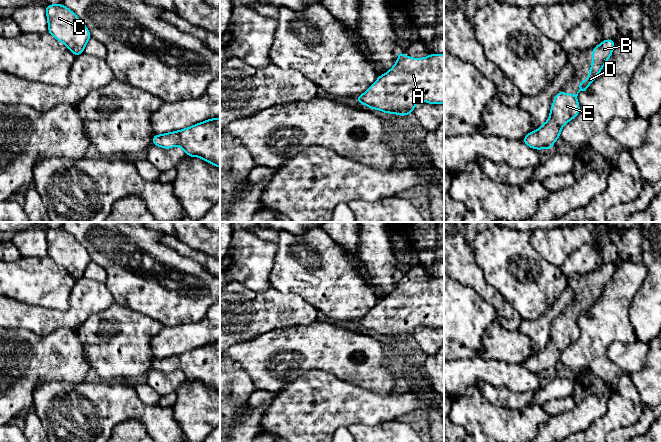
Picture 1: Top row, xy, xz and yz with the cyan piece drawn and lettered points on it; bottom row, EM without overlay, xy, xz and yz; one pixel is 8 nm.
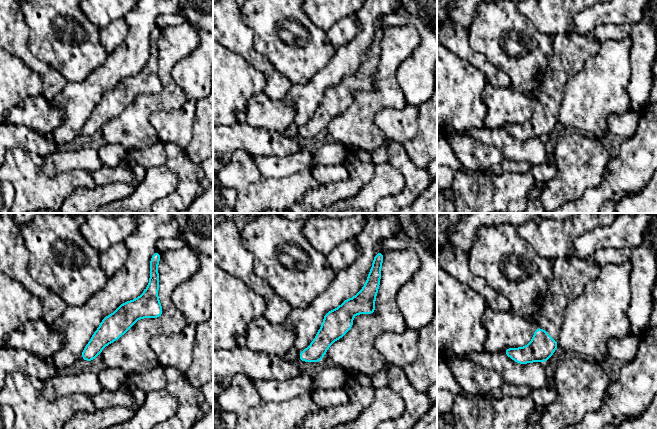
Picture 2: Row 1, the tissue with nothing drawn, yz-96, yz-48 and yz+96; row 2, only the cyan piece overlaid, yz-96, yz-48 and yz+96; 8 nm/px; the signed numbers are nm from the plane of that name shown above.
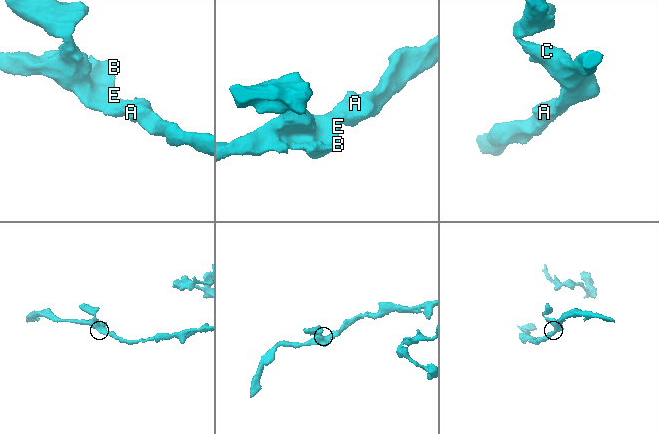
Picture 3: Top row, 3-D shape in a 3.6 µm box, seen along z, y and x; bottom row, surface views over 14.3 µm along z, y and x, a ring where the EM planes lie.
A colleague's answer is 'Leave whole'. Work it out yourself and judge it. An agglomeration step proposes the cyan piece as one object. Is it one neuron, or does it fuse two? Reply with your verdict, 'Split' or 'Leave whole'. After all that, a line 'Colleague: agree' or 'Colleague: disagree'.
Leave whole
Colleague: agree

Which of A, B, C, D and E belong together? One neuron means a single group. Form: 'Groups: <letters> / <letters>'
Groups: A B C D E

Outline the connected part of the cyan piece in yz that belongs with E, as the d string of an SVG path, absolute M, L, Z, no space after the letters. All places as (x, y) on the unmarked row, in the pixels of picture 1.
M607 263L603 264L599 270L592 272L592 291L588 302L578 307L580 313L573 320L563 315L555 319L548 345L542 348L537 355L531 355L522 363L526 369L536 374L543 372L551 374L555 365L560 361L563 350L574 343L580 335L578 317L588 313L611 281L614 271L614 264Z

